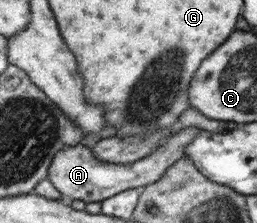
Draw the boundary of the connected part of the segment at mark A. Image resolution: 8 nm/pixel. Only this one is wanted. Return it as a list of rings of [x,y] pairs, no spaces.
[[[179,126],[179,130],[174,132],[165,144],[143,159],[130,164],[101,161],[94,156],[91,148],[79,142],[77,145],[64,147],[56,153],[55,158],[52,159],[52,165],[49,167],[49,180],[55,189],[62,193],[64,200],[82,199],[85,203],[102,202],[122,191],[144,187],[157,181],[168,167],[185,157],[185,146],[199,130],[201,129],[196,126]]]

